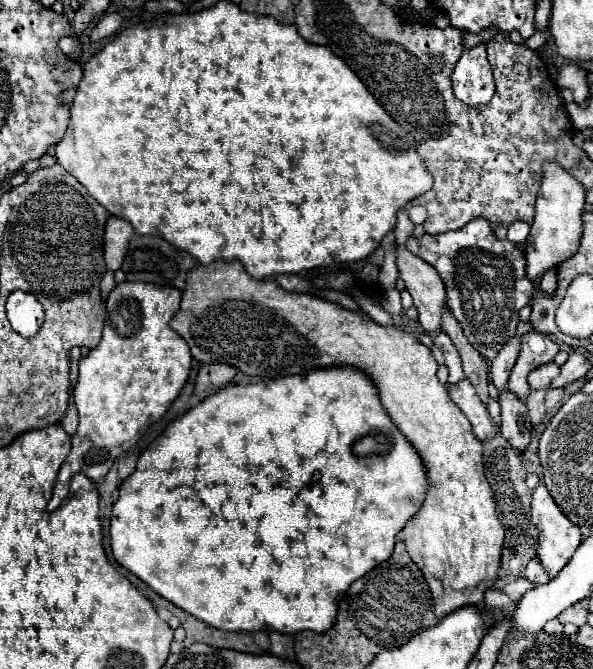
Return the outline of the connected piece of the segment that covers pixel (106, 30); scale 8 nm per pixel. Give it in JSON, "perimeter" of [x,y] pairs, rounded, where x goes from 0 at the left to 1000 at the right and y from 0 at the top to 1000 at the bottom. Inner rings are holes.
{"perimeter":[[[196,18],[175,21],[169,27],[169,33],[152,45],[152,63],[165,63],[175,54],[189,54],[202,42],[202,33],[206,33],[206,24],[202,21],[196,21]]]}

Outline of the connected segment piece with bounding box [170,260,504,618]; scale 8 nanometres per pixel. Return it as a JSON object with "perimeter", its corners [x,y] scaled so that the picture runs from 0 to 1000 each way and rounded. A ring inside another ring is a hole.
{"perimeter":[[[358,392],[351,398],[327,398],[317,413],[314,413],[314,433],[307,436],[307,451],[304,451],[304,466],[297,466],[297,472],[290,475],[287,481],[287,490],[297,493],[297,499],[304,505],[310,505],[310,511],[317,514],[320,526],[324,526],[324,535],[341,541],[341,544],[358,544],[358,541],[371,541],[371,544],[388,544],[395,550],[401,550],[405,556],[418,559],[418,562],[442,562],[442,565],[472,565],[472,562],[489,562],[489,559],[513,559],[513,556],[523,556],[530,550],[546,550],[546,547],[600,547],[607,550],[610,556],[617,556],[631,574],[637,577],[641,583],[641,598],[651,610],[651,616],[661,622],[661,628],[668,631],[668,637],[678,643],[678,649],[705,670],[715,694],[718,694],[718,703],[722,703],[722,714],[725,714],[725,732],[722,732],[722,741],[712,753],[712,759],[702,765],[702,771],[695,771],[688,777],[688,783],[681,786],[675,804],[681,807],[685,813],[685,822],[691,828],[691,834],[705,843],[705,849],[712,852],[722,876],[725,876],[725,885],[728,885],[728,897],[732,897],[732,918],[739,924],[752,921],[752,918],[762,918],[766,912],[772,909],[782,909],[782,906],[799,906],[799,909],[809,909],[816,912],[816,885],[823,879],[833,876],[833,870],[840,867],[840,849],[843,849],[843,831],[847,831],[847,810],[850,810],[850,786],[843,783],[840,771],[836,771],[836,750],[833,750],[833,735],[820,717],[820,709],[816,709],[816,694],[813,694],[813,661],[796,649],[796,640],[793,640],[793,631],[782,625],[782,619],[772,613],[772,607],[759,598],[755,592],[755,583],[749,574],[742,574],[742,568],[735,565],[735,556],[739,556],[739,544],[725,526],[725,520],[718,520],[715,514],[708,514],[685,490],[678,487],[641,487],[637,481],[631,481],[624,472],[610,469],[610,466],[594,466],[594,463],[583,463],[577,460],[573,454],[563,454],[563,451],[553,451],[553,448],[543,448],[536,442],[526,442],[526,439],[499,439],[499,436],[482,436],[479,430],[472,430],[462,419],[428,419],[411,401],[405,392]]]}

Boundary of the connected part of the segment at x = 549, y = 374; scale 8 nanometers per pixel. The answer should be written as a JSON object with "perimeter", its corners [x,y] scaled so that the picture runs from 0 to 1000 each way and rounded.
{"perimeter":[[[924,541],[924,544],[914,544],[907,550],[901,550],[894,559],[890,559],[890,574],[894,580],[924,580],[924,574],[944,559],[944,550],[934,544],[934,541]]]}

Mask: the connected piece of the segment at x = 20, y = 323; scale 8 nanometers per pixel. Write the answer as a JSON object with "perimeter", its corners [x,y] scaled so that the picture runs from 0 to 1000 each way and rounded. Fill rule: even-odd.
{"perimeter":[[[27,433],[12,447],[10,466],[20,490],[37,502],[54,502],[74,481],[71,454],[57,439]]]}

